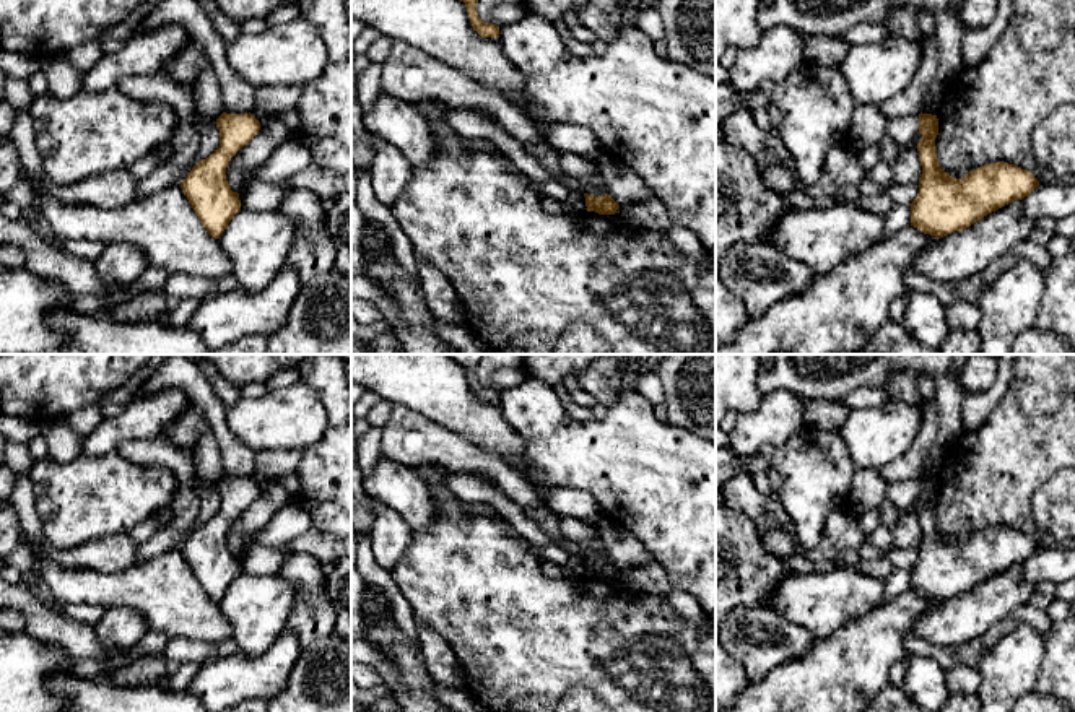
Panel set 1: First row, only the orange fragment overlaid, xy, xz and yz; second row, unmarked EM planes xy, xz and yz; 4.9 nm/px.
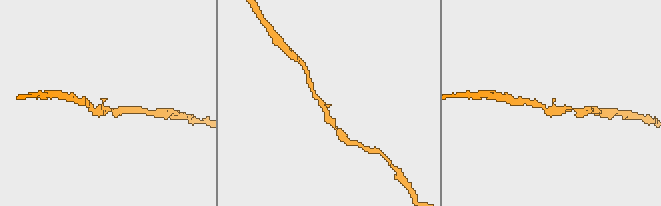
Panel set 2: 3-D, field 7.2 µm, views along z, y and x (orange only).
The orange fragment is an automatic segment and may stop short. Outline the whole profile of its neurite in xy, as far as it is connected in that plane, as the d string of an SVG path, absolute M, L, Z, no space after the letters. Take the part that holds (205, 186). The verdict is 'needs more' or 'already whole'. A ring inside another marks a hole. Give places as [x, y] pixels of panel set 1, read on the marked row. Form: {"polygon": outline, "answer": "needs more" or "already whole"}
{"polygon": "M223 112L215 124L220 130L220 148L195 163L181 189L207 232L220 239L228 223L241 211L239 193L231 190L226 167L231 158L257 135L260 122L250 112Z", "answer": "already whole"}

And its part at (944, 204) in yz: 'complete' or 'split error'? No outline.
complete

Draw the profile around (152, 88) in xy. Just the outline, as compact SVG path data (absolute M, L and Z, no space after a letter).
M133 75L120 78L117 88L137 101L168 104L181 122L195 127L195 98L185 85L166 80L161 75Z

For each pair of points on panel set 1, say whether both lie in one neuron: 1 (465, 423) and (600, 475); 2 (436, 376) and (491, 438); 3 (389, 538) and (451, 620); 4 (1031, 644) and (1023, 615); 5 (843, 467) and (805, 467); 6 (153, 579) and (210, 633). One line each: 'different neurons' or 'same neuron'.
1: different neurons
2: same neuron
3: different neurons
4: different neurons
5: same neuron
6: same neuron

